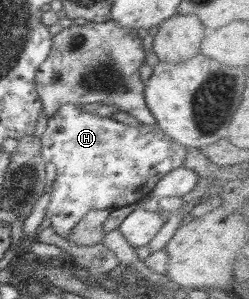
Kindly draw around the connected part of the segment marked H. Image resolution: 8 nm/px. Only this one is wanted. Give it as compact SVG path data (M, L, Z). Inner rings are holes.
M63 104L59 112L48 118L43 136L41 154L44 160L55 164L56 176L52 183L51 200L45 210L45 217L51 220L55 232L69 240L73 227L93 210L109 210L110 212L136 204L151 196L157 181L173 169L183 167L187 148L176 144L156 125L141 125L137 128L127 126L113 120L113 117L101 117L94 113L83 112L77 104Z

